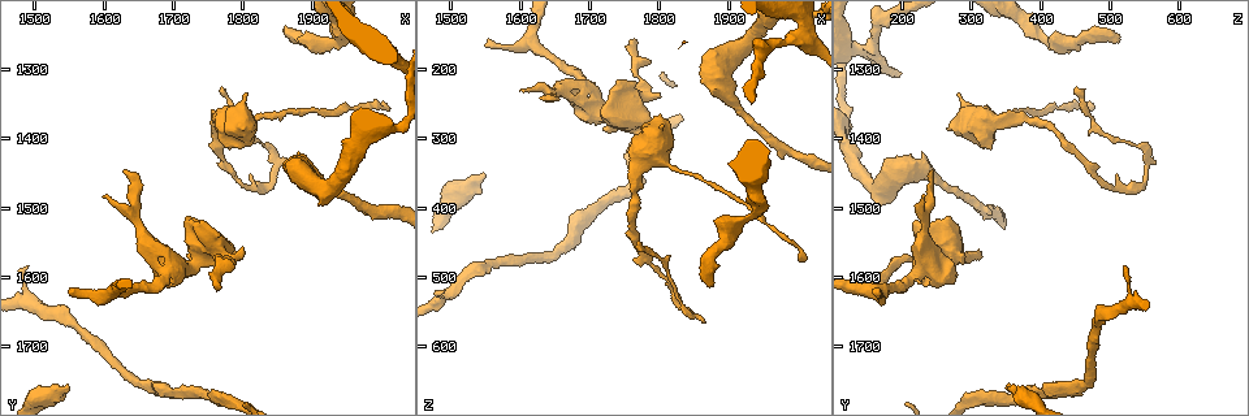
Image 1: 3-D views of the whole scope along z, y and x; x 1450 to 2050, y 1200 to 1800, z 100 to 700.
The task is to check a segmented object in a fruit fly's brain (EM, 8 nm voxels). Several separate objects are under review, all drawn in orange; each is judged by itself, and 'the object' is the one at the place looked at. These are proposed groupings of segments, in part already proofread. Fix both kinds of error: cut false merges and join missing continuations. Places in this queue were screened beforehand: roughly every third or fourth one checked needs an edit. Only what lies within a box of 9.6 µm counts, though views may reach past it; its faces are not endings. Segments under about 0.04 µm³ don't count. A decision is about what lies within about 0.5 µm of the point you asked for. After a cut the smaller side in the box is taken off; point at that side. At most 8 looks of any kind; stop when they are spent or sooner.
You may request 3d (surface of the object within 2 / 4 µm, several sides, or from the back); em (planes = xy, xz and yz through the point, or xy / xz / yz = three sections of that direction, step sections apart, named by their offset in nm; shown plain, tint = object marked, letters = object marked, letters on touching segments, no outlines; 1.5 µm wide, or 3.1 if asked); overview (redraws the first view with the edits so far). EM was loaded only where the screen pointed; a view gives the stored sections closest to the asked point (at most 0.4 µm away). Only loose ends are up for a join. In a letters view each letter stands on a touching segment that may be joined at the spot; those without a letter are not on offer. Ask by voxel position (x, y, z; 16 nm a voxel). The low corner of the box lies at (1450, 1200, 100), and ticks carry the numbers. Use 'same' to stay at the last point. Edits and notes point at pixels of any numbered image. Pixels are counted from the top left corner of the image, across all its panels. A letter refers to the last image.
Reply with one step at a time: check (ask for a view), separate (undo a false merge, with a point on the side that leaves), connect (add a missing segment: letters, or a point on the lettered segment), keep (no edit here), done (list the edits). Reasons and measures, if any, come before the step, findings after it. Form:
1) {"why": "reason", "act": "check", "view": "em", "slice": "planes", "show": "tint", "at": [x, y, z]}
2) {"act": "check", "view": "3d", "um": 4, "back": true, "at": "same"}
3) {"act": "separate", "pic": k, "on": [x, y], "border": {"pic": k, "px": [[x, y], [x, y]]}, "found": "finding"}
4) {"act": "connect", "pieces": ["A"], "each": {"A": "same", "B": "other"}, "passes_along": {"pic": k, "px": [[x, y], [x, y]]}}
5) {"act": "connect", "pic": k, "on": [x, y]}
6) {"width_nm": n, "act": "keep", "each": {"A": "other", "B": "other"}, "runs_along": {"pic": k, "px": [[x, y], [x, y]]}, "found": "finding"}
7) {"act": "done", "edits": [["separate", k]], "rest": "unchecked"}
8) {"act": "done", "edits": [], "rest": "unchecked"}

{"why": "free end", "act": "check", "view": "3d", "um": 4, "at": [1865, 1435, 565]}

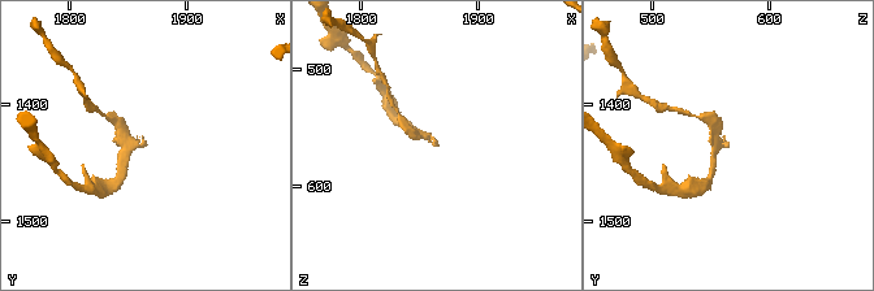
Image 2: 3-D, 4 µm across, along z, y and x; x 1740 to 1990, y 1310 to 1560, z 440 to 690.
{"why": "shape alone is not enough", "act": "check", "view": "em", "slice": "planes", "show": "letters", "at": [1866, 1436, 568]}

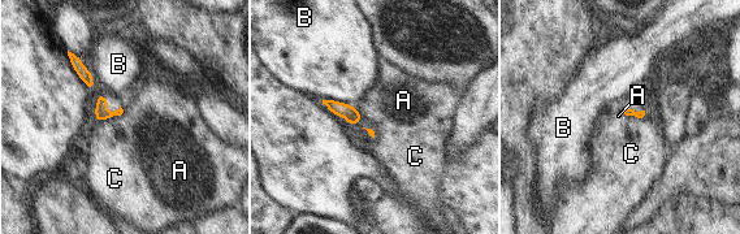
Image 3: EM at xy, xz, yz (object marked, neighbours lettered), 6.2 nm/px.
{"act": "keep", "each": {"A": "other", "B": "other", "C": "other"}, "border": {"pic": 3, "px": [[124, 111], [120, 115], [96, 122]]}, "found": "none of them fits"}

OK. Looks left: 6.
{"why": "sudden change in width", "act": "check", "view": "3d", "um": 4, "back": true, "at": [1765, 1380, 395]}

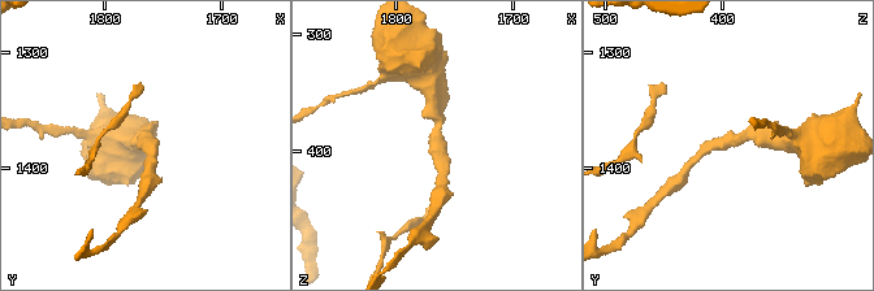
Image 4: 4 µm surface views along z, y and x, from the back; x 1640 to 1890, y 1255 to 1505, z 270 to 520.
{"why": "need the tissue", "act": "check", "view": "em", "slice": "planes", "show": "letters", "at": [1768, 1374, 392]}

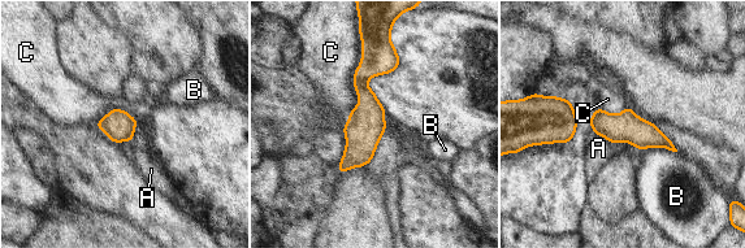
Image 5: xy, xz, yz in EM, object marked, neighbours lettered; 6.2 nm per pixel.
{"width_nm": 190, "act": "keep", "each": {"A": "other", "B": "other", "C": "other"}, "border": {"pic": 5, "px": [[360, 37], [358, 104], [347, 116]]}, "found": "one cell here"}

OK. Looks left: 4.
{"why": "branch stops here", "act": "check", "view": "em", "slice": "planes", "show": "letters", "at": [1550, 1760, 355]}

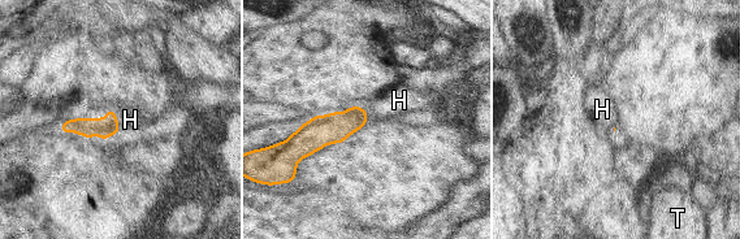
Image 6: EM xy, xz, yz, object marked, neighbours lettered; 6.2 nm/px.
{"longest_contact_nm": ["H", 160], "act": "connect", "pieces": ["H"], "each": {"H": "same", "T": "other"}, "found": "it goes on there"}

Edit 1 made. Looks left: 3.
{"act": "done", "edits": [["connect", 6]], "rest": "unchecked"}

